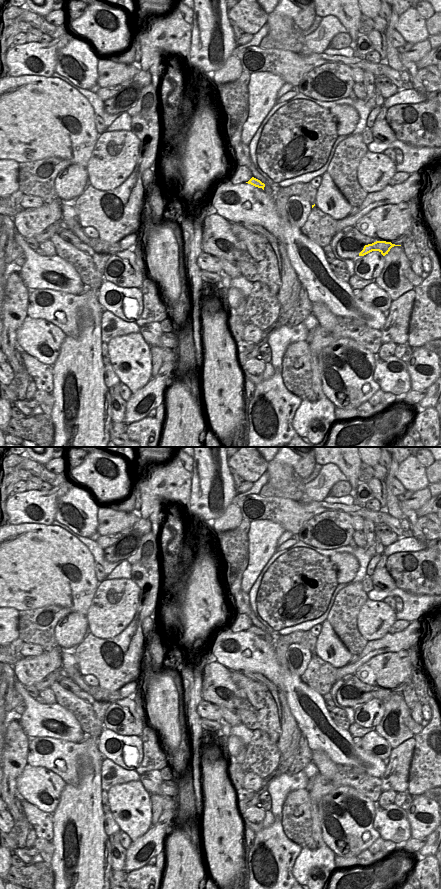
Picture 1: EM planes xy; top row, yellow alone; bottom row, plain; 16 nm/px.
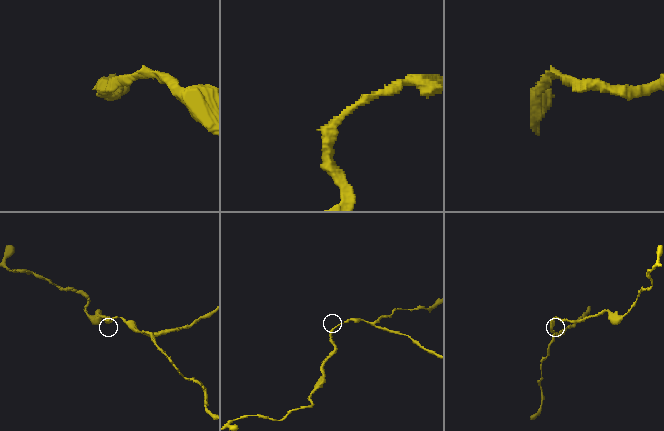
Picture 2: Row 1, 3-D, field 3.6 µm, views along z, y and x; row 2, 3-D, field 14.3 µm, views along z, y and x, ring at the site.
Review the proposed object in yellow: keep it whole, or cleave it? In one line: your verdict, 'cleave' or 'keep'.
cleave

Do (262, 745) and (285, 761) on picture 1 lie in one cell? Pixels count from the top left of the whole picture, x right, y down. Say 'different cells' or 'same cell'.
different cells

